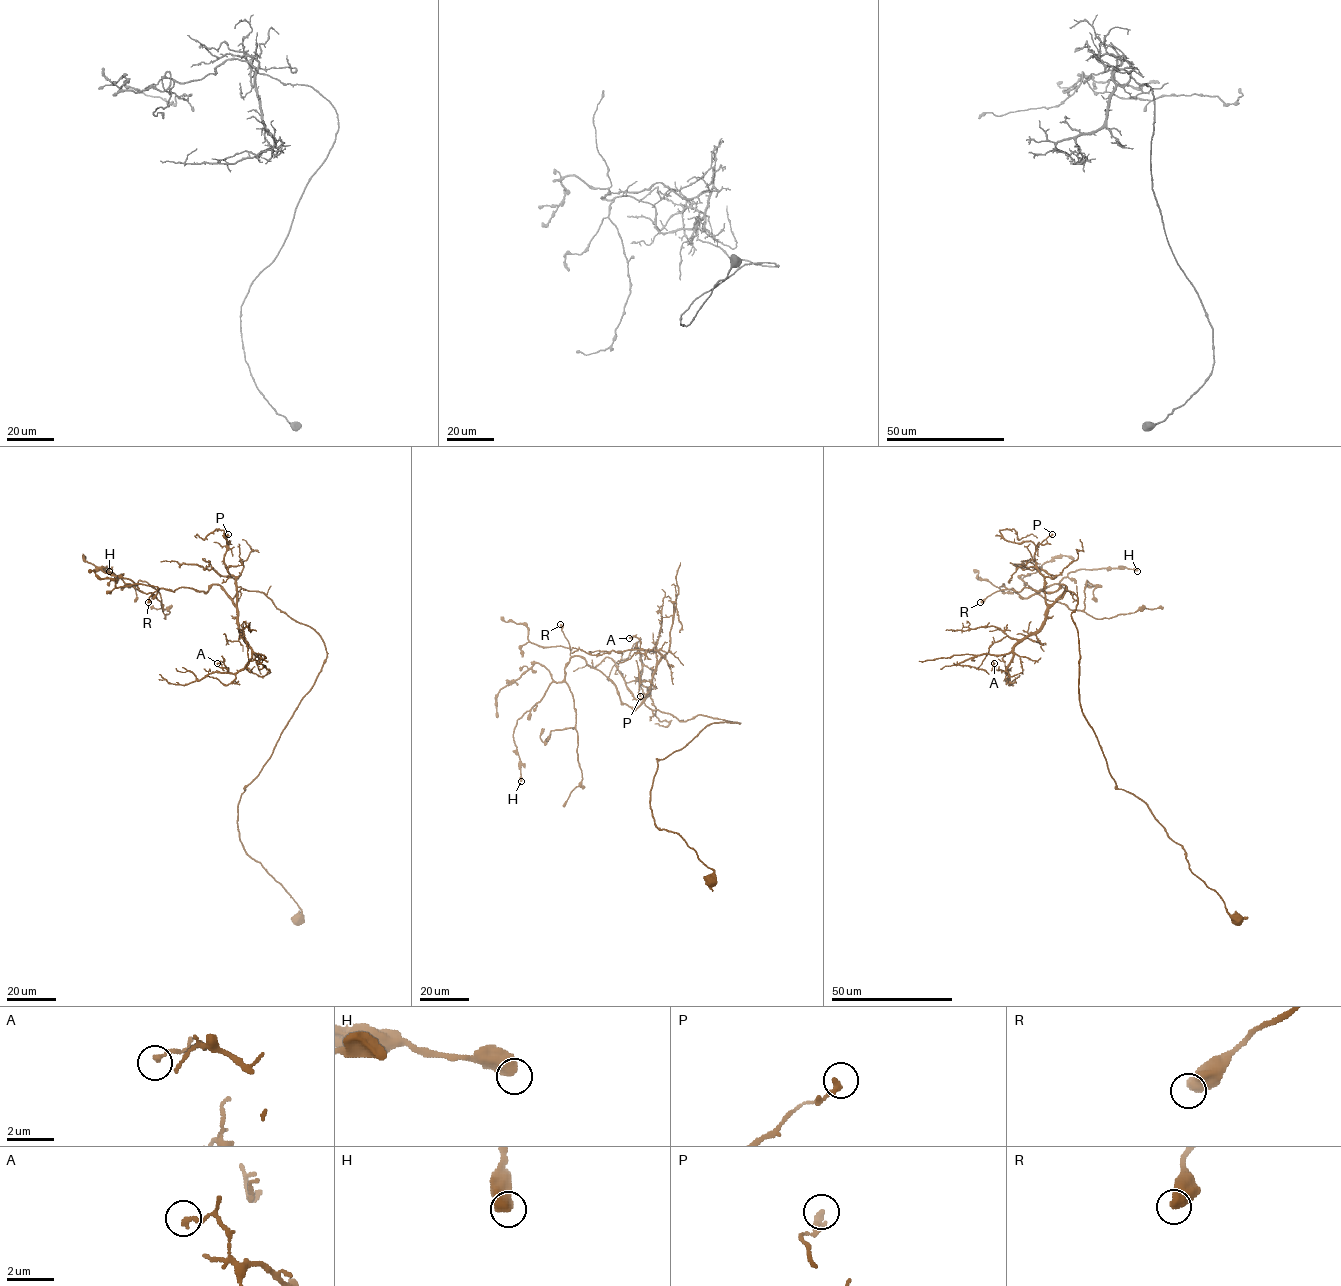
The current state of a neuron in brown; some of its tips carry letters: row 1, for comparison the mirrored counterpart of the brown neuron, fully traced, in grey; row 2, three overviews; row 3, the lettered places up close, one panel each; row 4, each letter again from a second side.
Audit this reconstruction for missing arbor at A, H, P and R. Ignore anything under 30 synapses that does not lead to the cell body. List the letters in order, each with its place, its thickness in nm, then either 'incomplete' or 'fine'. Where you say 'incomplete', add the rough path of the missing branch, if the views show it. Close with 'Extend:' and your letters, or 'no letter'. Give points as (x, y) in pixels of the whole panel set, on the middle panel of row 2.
A: (629, 638) | 190 nm | fine
H: (521, 781) | 600 nm | fine
P: (640, 696) | 260 nm | fine
R: (560, 624) | 500 nm | fine
Extend: no letter

